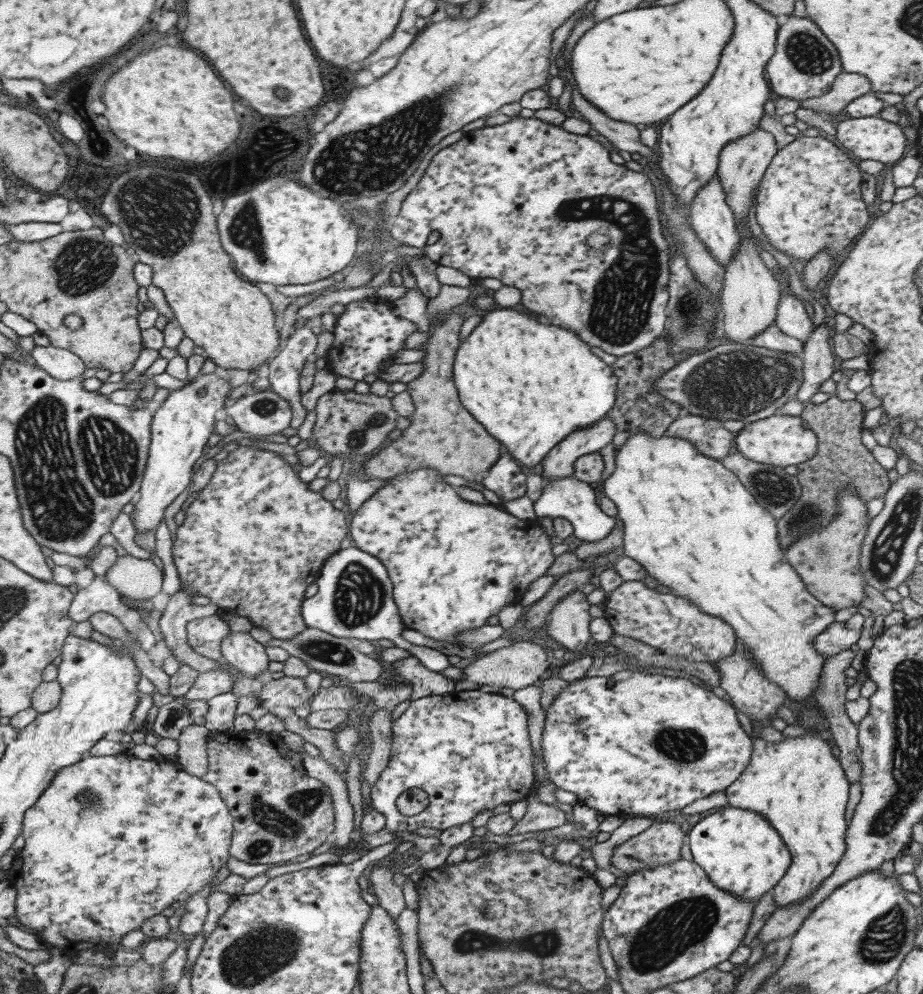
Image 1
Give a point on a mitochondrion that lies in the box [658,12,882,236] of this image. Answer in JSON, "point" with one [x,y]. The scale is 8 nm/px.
{"point":[807,54]}

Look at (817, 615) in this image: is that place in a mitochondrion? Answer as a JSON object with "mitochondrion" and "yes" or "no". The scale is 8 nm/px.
{"mitochondrion":"no"}

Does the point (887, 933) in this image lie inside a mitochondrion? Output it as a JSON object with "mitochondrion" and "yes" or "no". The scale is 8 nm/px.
{"mitochondrion":"yes"}

